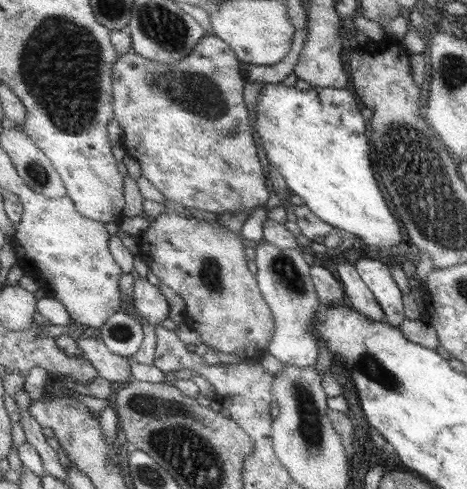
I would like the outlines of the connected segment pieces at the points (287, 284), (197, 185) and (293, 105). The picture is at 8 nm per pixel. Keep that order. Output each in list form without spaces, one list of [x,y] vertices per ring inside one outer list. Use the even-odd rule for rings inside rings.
[[[263,239],[257,242],[255,249],[254,260],[258,269],[256,277],[258,277],[259,289],[267,300],[268,306],[271,307],[276,324],[276,330],[274,335],[272,335],[272,342],[268,345],[267,351],[284,364],[292,364],[292,366],[300,366],[300,368],[314,366],[318,358],[318,339],[312,333],[312,326],[310,324],[314,322],[314,312],[318,310],[321,304],[318,293],[315,290],[312,275],[310,274],[310,265],[302,258],[302,249],[284,248],[282,250],[282,248],[278,248]]]
[[[205,34],[203,40],[195,47],[195,50],[182,61],[178,60],[173,64],[161,64],[160,62],[153,62],[143,58],[135,51],[130,51],[123,56],[119,56],[119,61],[115,63],[114,75],[112,75],[112,86],[115,90],[115,110],[116,120],[120,124],[122,133],[122,146],[125,148],[125,154],[133,158],[140,164],[142,175],[144,178],[156,188],[164,197],[175,203],[176,205],[186,206],[186,208],[197,208],[198,210],[206,210],[206,212],[214,212],[214,214],[236,214],[246,210],[254,210],[262,204],[266,204],[266,200],[270,198],[270,190],[266,186],[264,180],[264,166],[260,164],[258,158],[258,148],[256,142],[252,138],[252,125],[250,116],[248,116],[248,108],[244,104],[242,98],[242,90],[244,90],[244,76],[242,68],[240,67],[239,58],[234,56],[234,51],[231,50],[229,43],[224,42],[223,39],[218,38],[216,35]]]
[[[264,83],[258,95],[254,126],[268,160],[283,176],[290,193],[301,198],[304,205],[320,220],[330,224],[332,228],[340,228],[346,235],[353,233],[356,238],[361,238],[372,254],[380,250],[390,251],[392,246],[400,244],[400,224],[384,202],[374,178],[370,144],[366,140],[366,120],[360,114],[356,96],[350,94],[348,88],[318,87],[302,91],[294,86],[286,87],[282,83]]]

